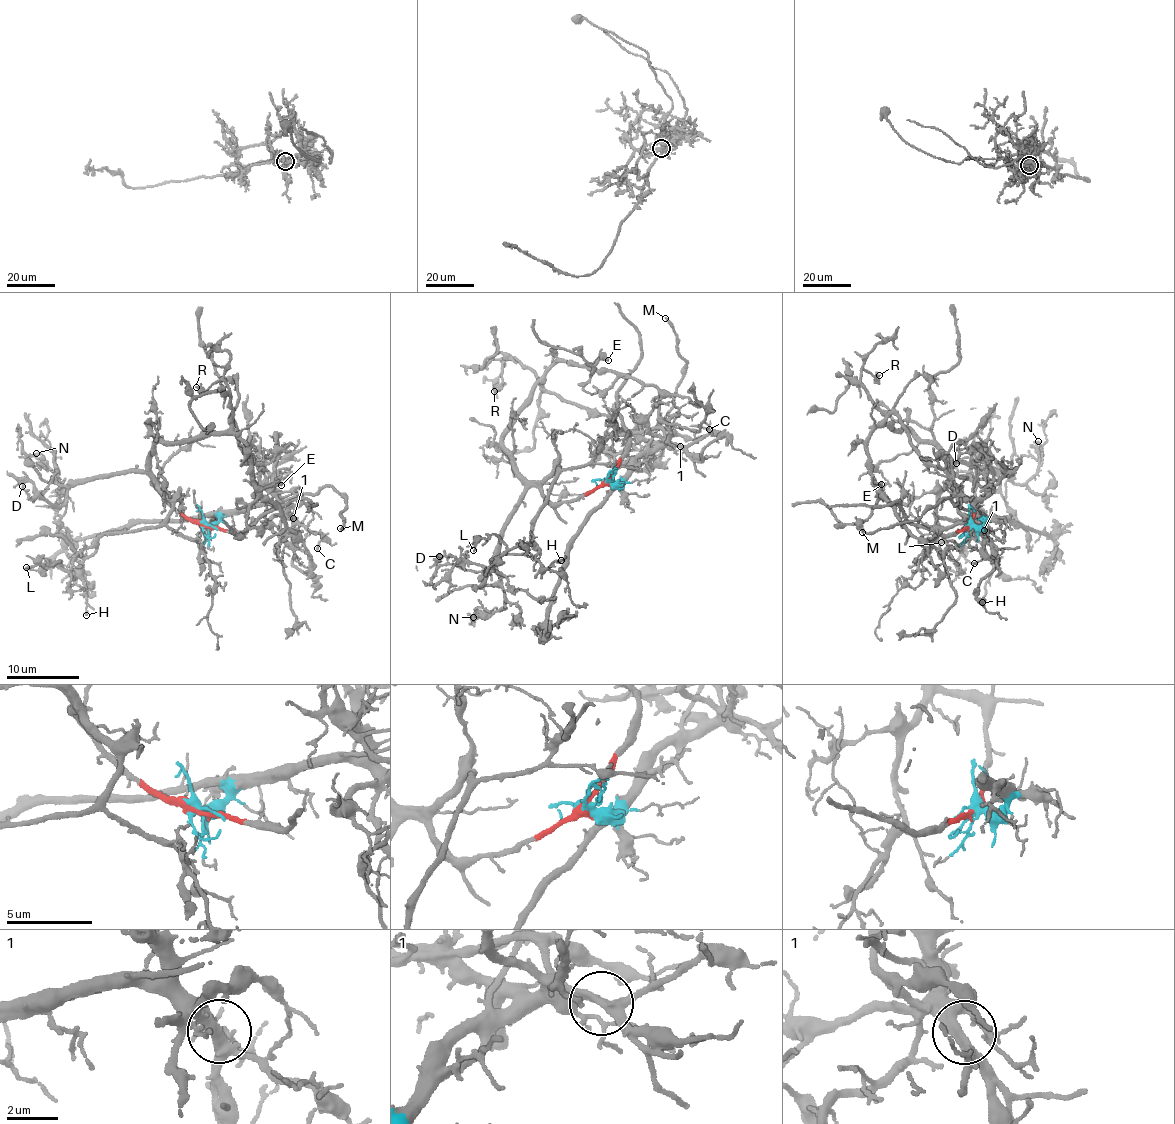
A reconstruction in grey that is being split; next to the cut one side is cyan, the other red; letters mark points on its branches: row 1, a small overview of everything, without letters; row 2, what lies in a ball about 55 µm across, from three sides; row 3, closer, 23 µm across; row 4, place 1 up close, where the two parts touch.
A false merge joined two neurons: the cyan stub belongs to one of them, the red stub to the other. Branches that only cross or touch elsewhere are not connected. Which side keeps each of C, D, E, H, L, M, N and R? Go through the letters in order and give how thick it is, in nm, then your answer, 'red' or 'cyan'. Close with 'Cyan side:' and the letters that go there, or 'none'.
C: 130 nm thick; cyan
D: 110 nm thick; red
E: 110 nm thick; red
H: 130 nm thick; red
L: 160 nm thick; red
M: 180 nm thick; cyan
N: 240 nm thick; red
R: 240 nm thick; red
Cyan side: C, M

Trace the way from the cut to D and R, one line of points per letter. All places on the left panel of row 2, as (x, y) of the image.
D: (204, 524), (180, 511), (146, 474), (96, 476), (53, 506), (29, 498), (22, 486)
R: (204, 524), (159, 491), (150, 467), (162, 441), (189, 442), (231, 425), (229, 387), (219, 381), (196, 386)

